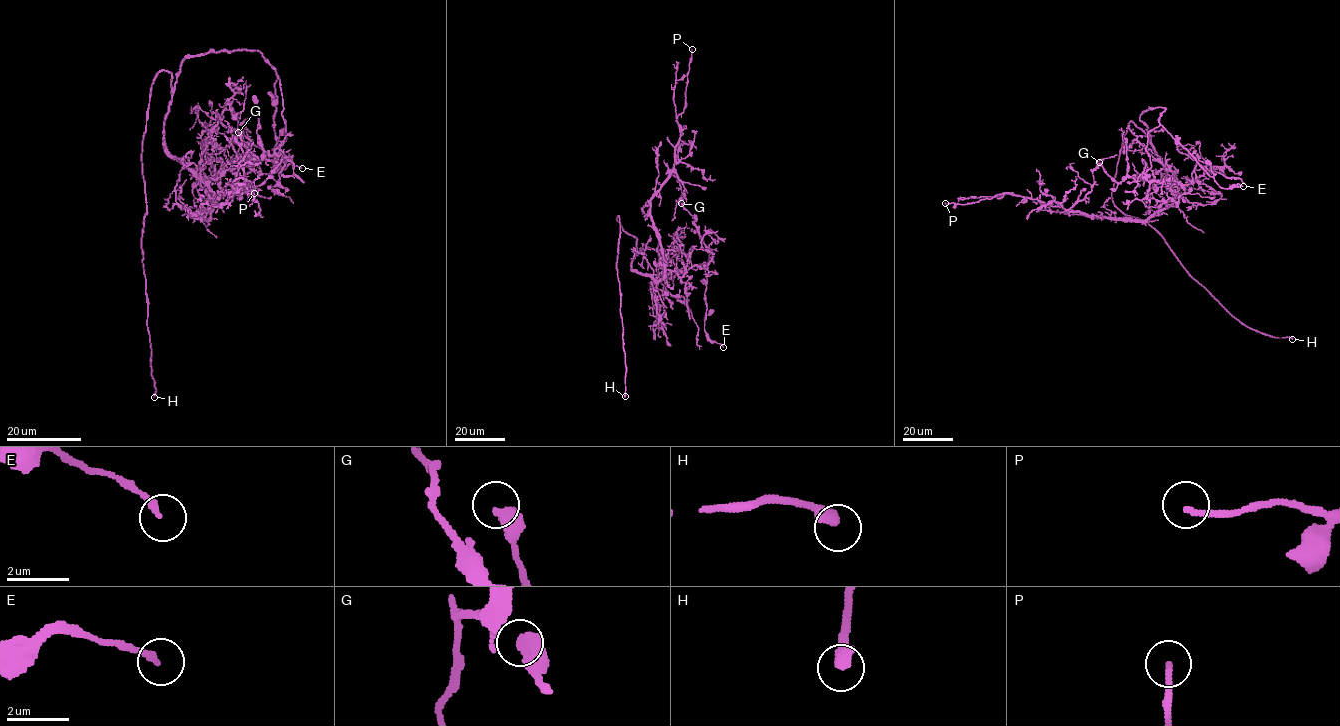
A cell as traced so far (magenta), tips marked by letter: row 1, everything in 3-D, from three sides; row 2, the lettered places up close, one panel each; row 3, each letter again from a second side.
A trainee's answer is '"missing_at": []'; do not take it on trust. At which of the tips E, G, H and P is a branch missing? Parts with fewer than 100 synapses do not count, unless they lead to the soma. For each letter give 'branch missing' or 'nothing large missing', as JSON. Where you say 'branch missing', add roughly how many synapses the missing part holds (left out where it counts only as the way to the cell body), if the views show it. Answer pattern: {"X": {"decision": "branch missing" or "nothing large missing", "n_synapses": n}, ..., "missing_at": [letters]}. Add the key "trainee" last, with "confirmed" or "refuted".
{"E": {"decision": "nothing large missing"}, "G": {"decision": "nothing large missing"}, "H": {"decision": "branch missing"}, "P": {"decision": "nothing large missing"}, "missing_at": ["H"], "trainee": "refuted"}

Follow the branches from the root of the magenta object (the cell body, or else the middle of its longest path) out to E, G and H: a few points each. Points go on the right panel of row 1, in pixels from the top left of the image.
E: (1146, 136), (1147, 126), (1140, 116), (1150, 108), (1164, 107), (1160, 124), (1217, 184), (1227, 188), (1243, 186)
G: (1146, 136), (1176, 195), (1163, 180), (1148, 181), (1139, 177), (1125, 177), (1116, 182), (1099, 162)
H: (1146, 136), (1132, 121), (1128, 124), (1113, 203), (1150, 225), (1184, 269), (1242, 323), (1292, 339)

